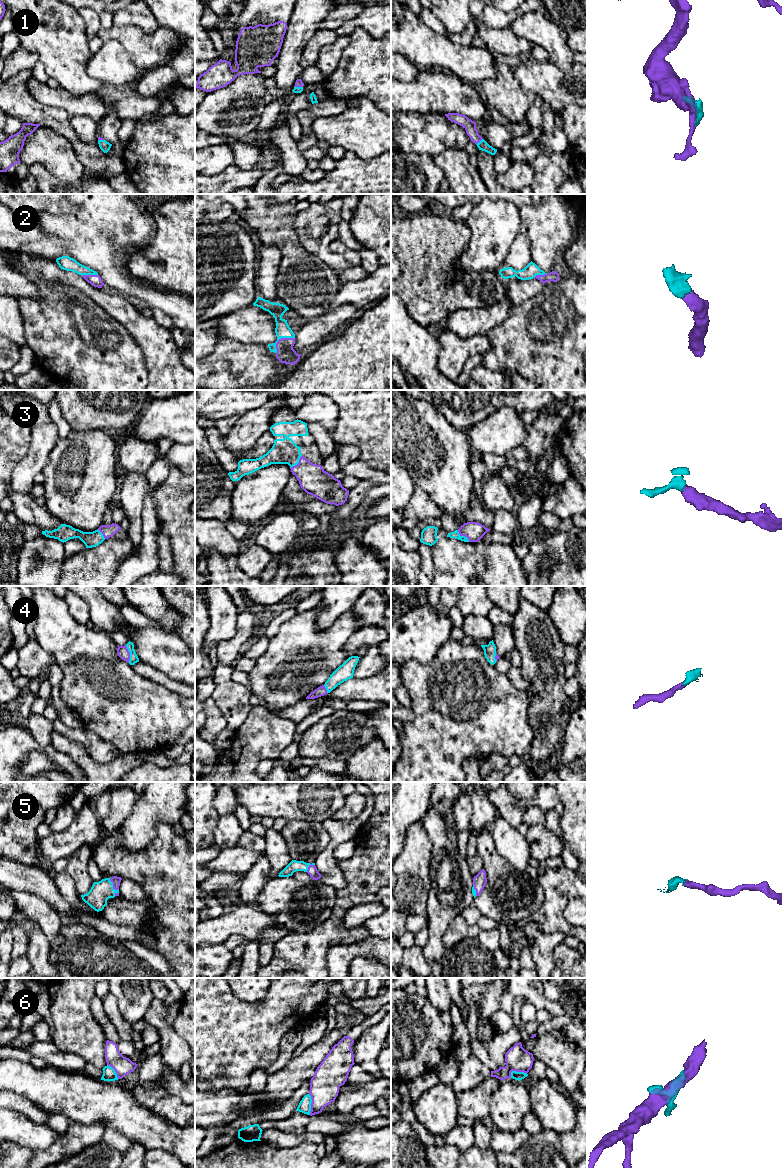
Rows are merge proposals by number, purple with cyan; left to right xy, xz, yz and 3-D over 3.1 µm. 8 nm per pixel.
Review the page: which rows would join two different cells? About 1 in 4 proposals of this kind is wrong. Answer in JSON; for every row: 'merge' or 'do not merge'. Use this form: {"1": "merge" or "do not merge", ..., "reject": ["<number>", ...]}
{"1": "merge", "2": "merge", "3": "merge", "4": "merge", "5": "merge", "6": "do not merge", "reject": ["6"]}

